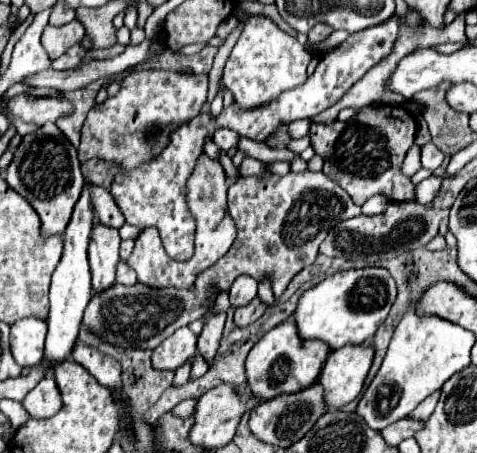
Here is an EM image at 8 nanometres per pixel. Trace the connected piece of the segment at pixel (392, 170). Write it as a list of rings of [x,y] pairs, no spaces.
[[[368,105],[346,121],[314,123],[310,139],[314,151],[324,159],[324,173],[344,187],[356,205],[364,205],[368,197],[382,193],[390,201],[412,203],[416,197],[412,181],[402,175],[400,165],[416,137],[416,119],[404,107]]]

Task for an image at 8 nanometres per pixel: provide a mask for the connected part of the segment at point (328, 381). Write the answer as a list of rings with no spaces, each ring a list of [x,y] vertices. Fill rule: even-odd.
[[[346,345],[328,355],[318,377],[324,389],[326,407],[344,407],[362,391],[364,379],[372,365],[374,349],[370,345]]]

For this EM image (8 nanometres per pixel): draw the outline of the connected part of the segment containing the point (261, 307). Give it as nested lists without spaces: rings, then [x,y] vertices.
[[[254,297],[248,305],[236,309],[236,313],[234,313],[234,321],[236,321],[238,327],[244,327],[244,325],[254,323],[264,311],[266,311],[266,305],[262,303],[262,299],[260,299],[260,297]]]

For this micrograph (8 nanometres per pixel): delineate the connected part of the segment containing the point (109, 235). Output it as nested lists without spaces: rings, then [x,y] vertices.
[[[94,221],[90,247],[88,247],[88,261],[90,261],[94,291],[106,289],[108,285],[114,283],[116,263],[120,261],[118,247],[120,247],[118,229],[102,225],[100,221]]]

